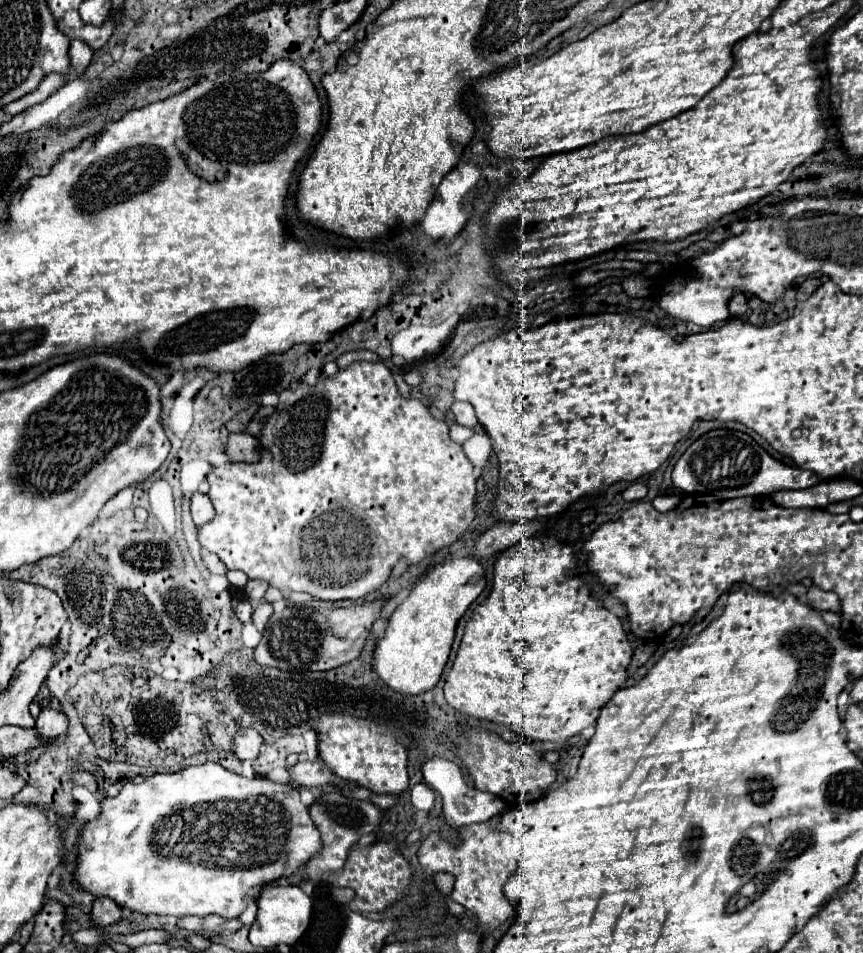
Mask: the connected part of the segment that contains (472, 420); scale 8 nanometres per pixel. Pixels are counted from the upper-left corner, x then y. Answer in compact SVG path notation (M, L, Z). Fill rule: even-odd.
M455 402L455 404L451 406L451 412L455 414L455 420L457 420L457 424L461 424L461 426L473 428L473 426L479 424L479 422L477 422L477 416L475 416L475 410L473 410L473 406L471 406L469 402Z

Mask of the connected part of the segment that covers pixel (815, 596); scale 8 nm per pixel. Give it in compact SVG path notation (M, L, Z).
M813 586L813 588L809 588L807 598L809 598L809 606L813 610L835 612L835 614L841 612L841 602L839 602L839 596L835 592L825 592L825 590Z

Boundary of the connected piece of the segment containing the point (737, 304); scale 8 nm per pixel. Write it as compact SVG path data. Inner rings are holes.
M733 294L733 298L729 300L729 312L731 316L741 316L747 312L747 298L745 294Z

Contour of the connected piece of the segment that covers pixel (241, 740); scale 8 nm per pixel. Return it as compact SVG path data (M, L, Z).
M241 728L233 738L233 754L241 762L255 760L257 754L259 754L261 744L263 744L263 738L255 728Z

